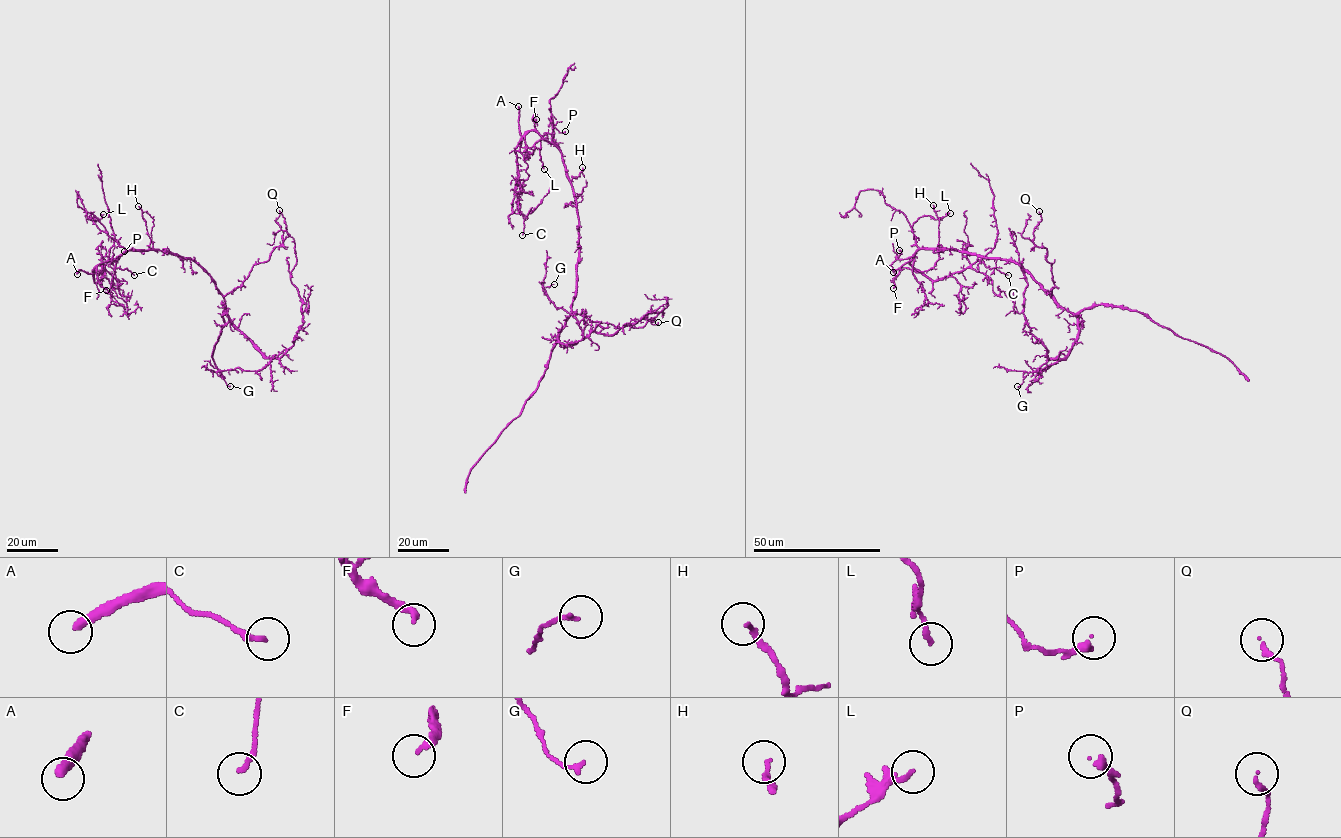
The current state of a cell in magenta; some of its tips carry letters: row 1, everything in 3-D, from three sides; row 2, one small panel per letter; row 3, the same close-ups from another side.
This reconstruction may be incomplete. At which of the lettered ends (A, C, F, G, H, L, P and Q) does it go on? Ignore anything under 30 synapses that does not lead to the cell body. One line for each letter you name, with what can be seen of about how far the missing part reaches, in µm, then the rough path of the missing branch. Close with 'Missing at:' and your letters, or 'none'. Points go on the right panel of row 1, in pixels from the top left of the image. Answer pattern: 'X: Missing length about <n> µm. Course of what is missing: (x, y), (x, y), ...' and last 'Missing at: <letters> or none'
A: Missing length about 35 µm. Course of what is missing: (893, 272), (866, 281), (859, 289), (858, 302), (875, 313)
F: Missing length about 15 µm. Course of what is missing: (893, 288), (895, 305), (902, 303)
Missing at: A, F

